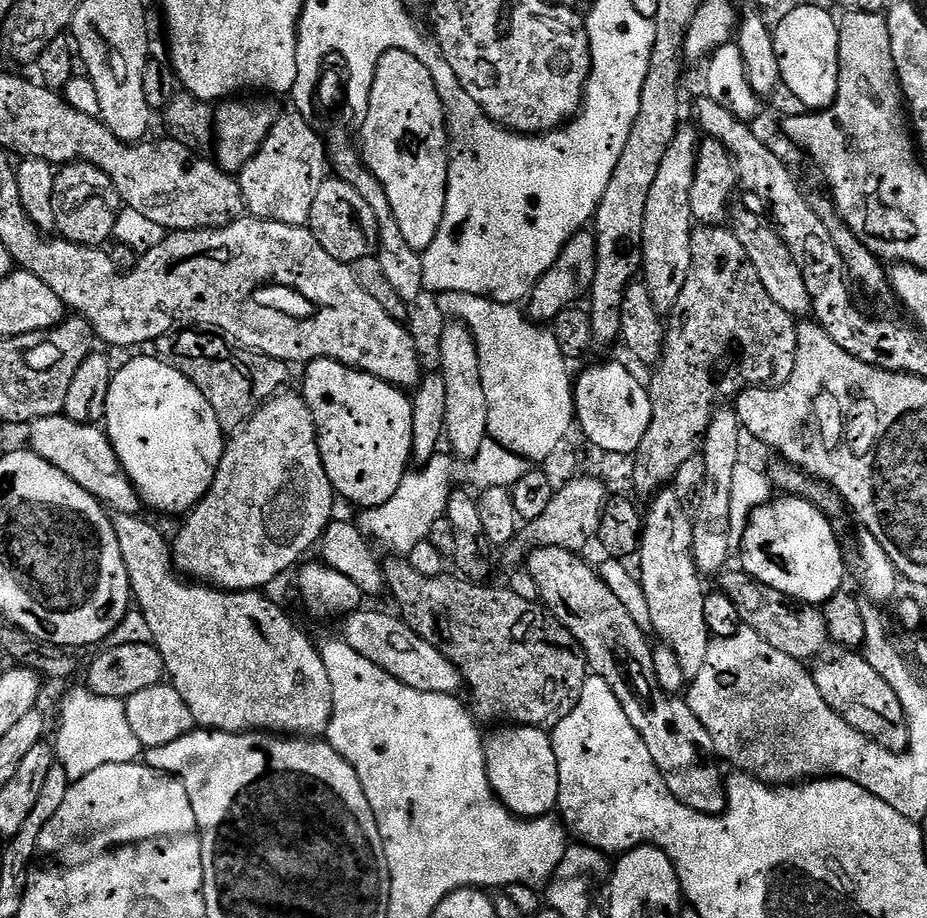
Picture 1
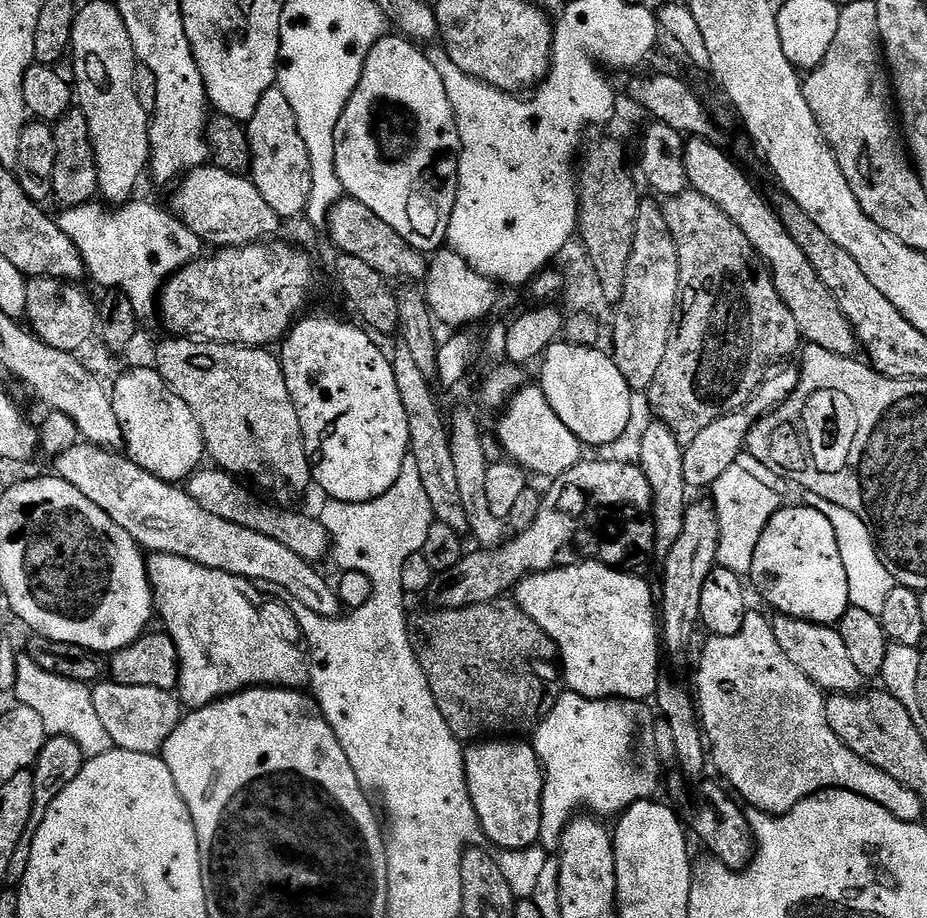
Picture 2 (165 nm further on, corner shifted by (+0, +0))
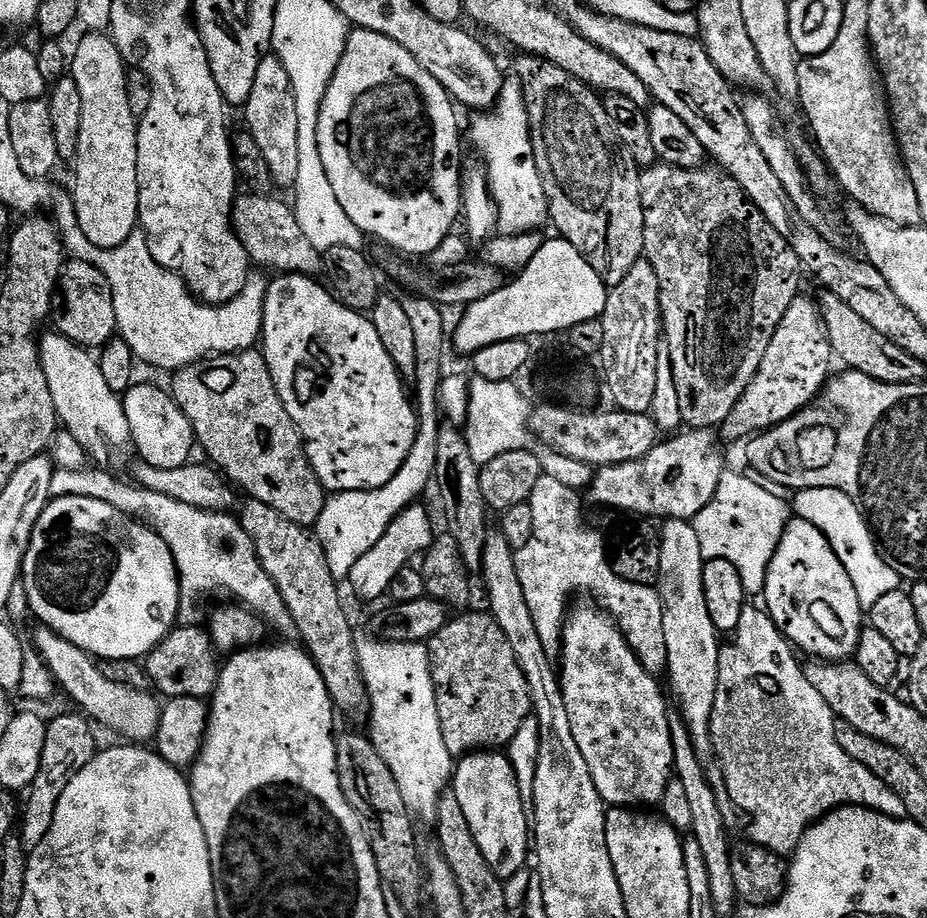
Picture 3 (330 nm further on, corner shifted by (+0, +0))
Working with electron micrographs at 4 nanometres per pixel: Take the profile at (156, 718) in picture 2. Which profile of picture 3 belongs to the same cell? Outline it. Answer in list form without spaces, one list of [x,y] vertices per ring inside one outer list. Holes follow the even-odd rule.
[[[40,626],[37,629],[34,638],[36,651],[43,655],[45,665],[51,672],[59,691],[64,691],[81,708],[77,709],[89,721],[97,725],[100,723],[102,727],[125,736],[128,739],[125,741],[136,746],[144,746],[155,741],[160,726],[162,704],[151,691],[127,688],[110,682],[109,679],[105,679],[105,675],[99,673],[97,661],[87,652],[83,652],[69,640],[61,638],[52,628]]]

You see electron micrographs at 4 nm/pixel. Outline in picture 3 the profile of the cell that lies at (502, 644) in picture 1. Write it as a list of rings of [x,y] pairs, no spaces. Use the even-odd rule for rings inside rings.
[[[472,611],[457,615],[460,616],[457,620],[456,617],[449,619],[448,624],[438,630],[438,634],[426,641],[438,702],[438,722],[442,726],[442,738],[446,738],[446,750],[450,750],[453,758],[485,750],[507,749],[518,730],[522,730],[522,726],[533,715],[526,674],[522,674],[522,666],[518,666],[518,658],[514,658],[514,650],[510,647],[510,642],[506,642],[502,626],[498,626],[498,622],[487,611]]]

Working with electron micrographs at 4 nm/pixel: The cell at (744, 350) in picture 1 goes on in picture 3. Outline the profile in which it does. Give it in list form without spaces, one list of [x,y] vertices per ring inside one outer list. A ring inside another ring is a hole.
[[[657,162],[651,168],[645,168],[640,174],[640,193],[642,194],[642,206],[644,207],[644,256],[654,266],[654,274],[658,274],[658,286],[660,287],[660,319],[664,321],[663,337],[666,339],[666,351],[673,363],[675,385],[678,388],[678,397],[681,402],[681,418],[689,429],[711,428],[719,429],[726,417],[738,406],[742,394],[750,386],[753,378],[758,374],[758,366],[762,366],[762,358],[766,358],[766,346],[770,346],[770,338],[778,330],[778,322],[786,318],[786,310],[790,310],[790,302],[801,295],[800,276],[802,269],[800,259],[794,254],[794,250],[770,226],[766,220],[766,214],[750,202],[750,198],[734,182],[734,178],[727,172],[716,166],[702,168],[676,168],[672,164]]]

